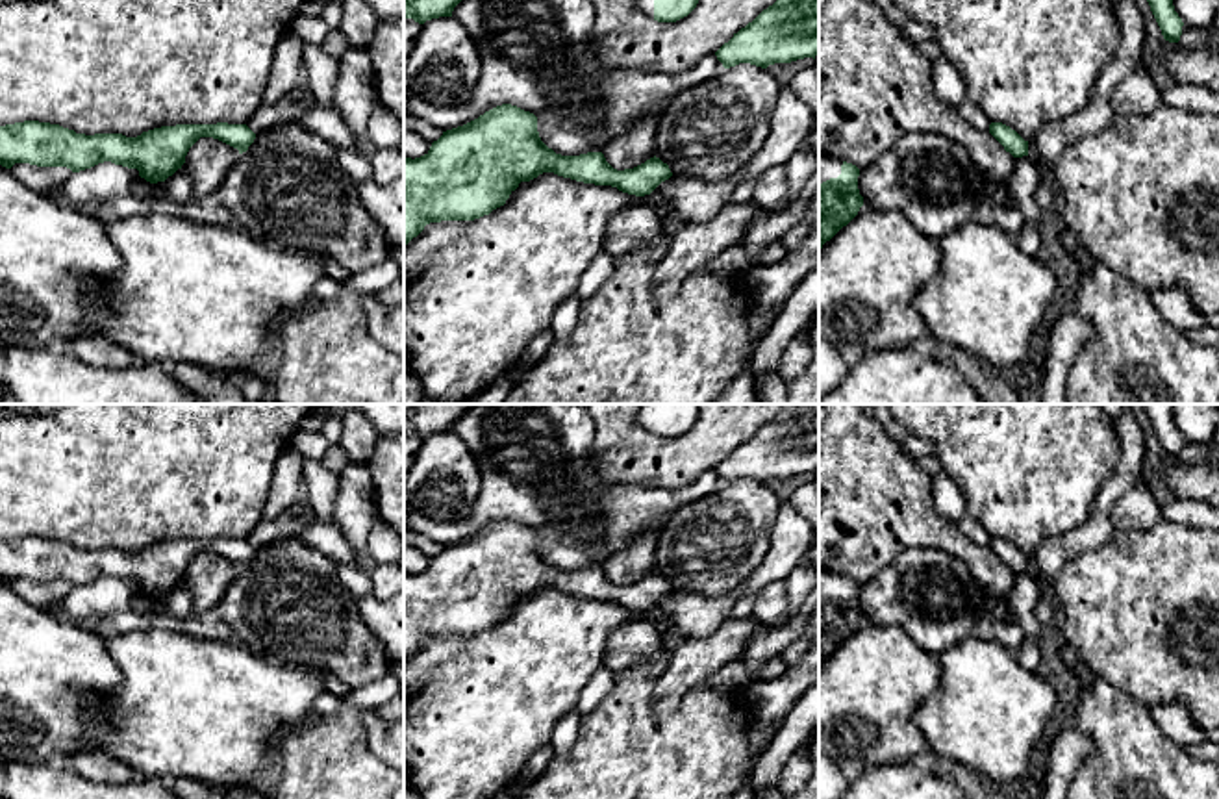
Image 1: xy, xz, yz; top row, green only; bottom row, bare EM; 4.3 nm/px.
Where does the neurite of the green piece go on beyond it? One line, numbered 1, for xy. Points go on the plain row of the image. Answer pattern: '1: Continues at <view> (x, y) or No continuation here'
1: No continuation here

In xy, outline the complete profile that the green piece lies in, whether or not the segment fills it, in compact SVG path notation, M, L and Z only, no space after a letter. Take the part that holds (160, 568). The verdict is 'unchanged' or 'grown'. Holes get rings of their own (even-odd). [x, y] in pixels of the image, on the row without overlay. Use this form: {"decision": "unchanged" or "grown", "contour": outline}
{"decision": "unchanged", "contour": "M24 536L0 541L0 580L67 582L72 588L111 577L137 584L150 599L165 597L185 578L189 564L200 552L219 554L239 569L246 567L256 549L246 539L176 539L143 547L137 552L122 549L76 549L59 539Z"}

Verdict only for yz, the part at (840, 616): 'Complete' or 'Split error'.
Split error

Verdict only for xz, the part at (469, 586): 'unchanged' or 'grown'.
unchanged

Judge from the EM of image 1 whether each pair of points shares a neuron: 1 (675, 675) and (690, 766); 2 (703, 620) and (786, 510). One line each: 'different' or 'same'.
1: different
2: same

